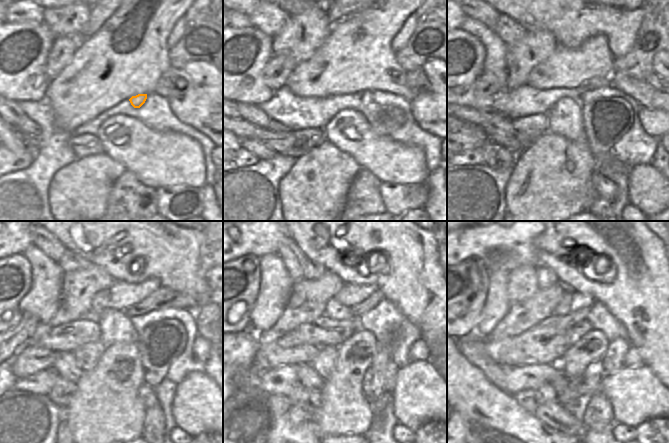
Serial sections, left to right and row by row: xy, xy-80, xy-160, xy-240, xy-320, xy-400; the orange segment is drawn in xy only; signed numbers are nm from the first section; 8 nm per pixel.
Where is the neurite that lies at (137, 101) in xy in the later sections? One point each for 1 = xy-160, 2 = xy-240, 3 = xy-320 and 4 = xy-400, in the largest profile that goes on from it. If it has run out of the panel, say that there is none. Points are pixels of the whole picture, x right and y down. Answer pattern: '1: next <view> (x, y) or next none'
1: next xy-160 (605, 121)
2: next xy-240 (160, 343)
3: next xy-320 (385, 350)
4: next xy-400 (598, 413)

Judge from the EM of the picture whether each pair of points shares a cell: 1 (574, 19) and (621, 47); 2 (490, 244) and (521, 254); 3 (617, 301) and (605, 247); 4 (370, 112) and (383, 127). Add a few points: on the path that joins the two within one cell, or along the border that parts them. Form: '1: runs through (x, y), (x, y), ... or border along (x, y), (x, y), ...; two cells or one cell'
1: runs through (587, 19), (597, 19), (612, 34); one cell
2: runs through (498, 244), (503, 247), (513, 247); one cell
3: runs through (618, 288), (618, 260); one cell
4: runs through (374, 116), (381, 123); one cell

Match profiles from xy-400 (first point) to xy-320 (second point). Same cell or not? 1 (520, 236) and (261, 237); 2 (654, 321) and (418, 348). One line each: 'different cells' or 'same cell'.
1: same cell
2: different cells

